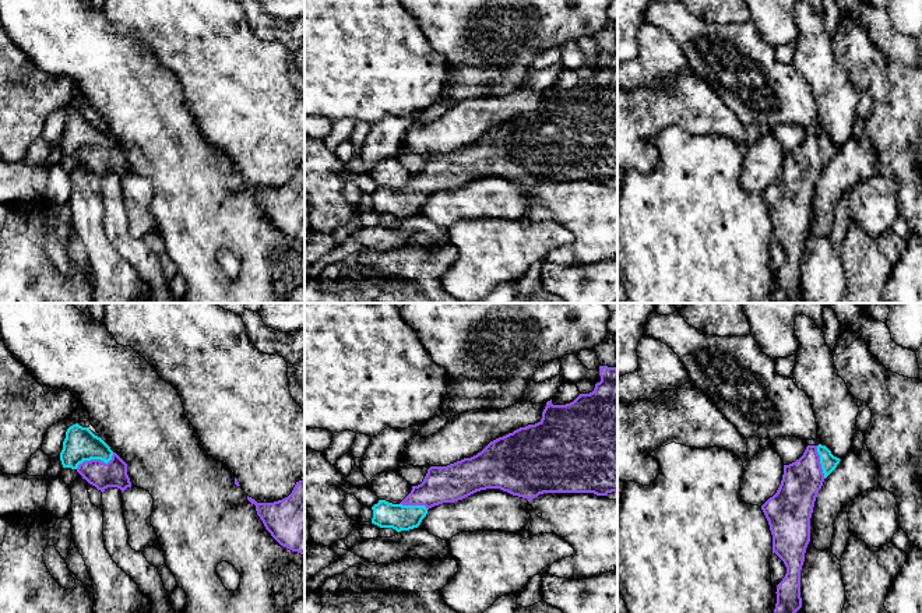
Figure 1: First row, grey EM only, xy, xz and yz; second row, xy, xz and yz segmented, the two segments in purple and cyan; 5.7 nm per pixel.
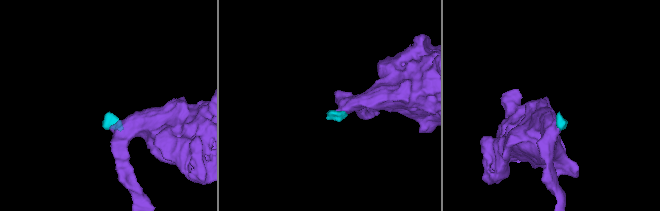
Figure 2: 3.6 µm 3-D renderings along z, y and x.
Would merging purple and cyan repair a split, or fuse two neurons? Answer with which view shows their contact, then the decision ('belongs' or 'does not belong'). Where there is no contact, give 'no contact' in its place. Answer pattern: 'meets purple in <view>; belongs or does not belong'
meets purple in xy; belongs

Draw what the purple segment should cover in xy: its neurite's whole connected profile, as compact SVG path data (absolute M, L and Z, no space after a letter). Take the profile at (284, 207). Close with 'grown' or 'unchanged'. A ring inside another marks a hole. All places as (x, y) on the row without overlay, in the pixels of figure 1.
M305 168L296 169L292 180L274 190L257 190L247 183L247 187L256 193L257 202L265 216L284 235L305 243Z; unchanged

